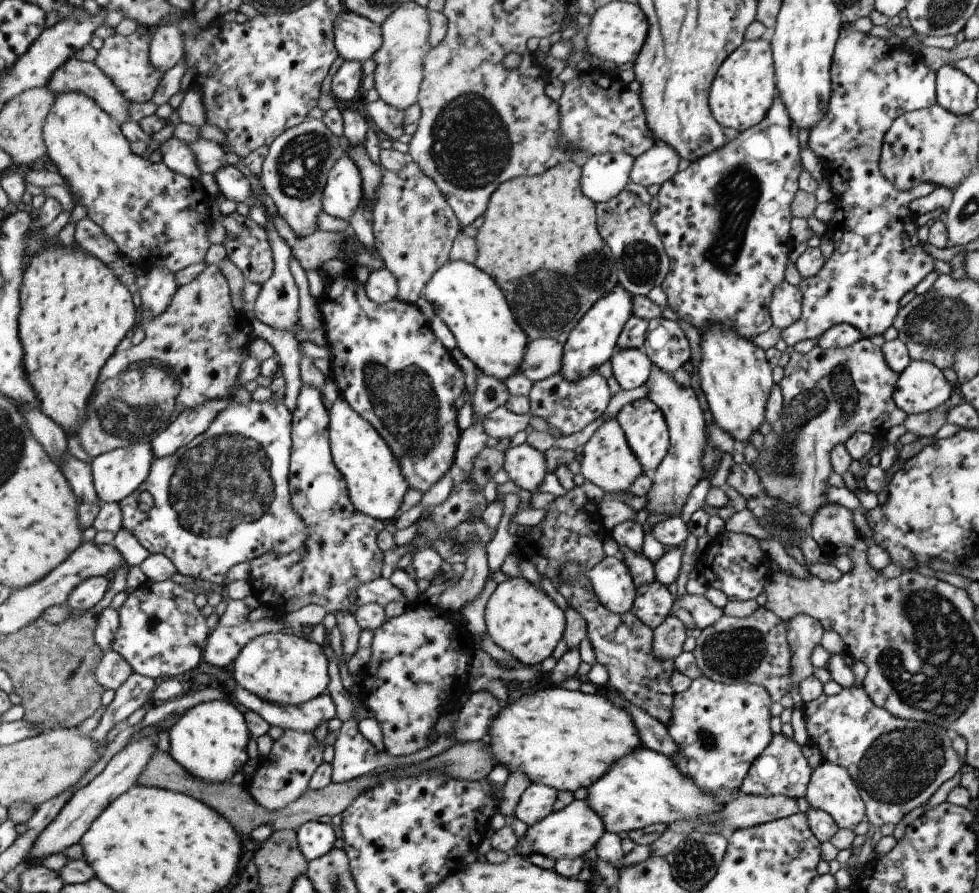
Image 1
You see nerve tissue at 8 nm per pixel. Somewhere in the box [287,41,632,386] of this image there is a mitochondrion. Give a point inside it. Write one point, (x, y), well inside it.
(470, 145)

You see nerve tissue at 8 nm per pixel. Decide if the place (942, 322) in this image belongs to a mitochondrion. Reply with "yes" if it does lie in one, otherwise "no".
yes

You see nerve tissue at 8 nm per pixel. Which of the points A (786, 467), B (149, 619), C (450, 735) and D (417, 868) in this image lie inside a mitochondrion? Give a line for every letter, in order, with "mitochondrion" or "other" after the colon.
A: mitochondrion
B: mitochondrion
C: other
D: other

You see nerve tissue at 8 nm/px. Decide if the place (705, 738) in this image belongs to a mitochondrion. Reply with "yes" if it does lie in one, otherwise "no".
yes

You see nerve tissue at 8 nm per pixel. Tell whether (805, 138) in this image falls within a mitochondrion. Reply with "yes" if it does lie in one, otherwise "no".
no

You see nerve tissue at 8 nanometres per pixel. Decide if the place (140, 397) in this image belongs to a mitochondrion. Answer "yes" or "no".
yes

